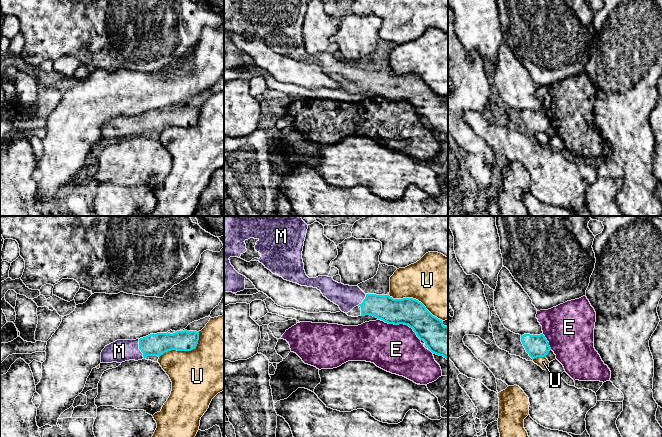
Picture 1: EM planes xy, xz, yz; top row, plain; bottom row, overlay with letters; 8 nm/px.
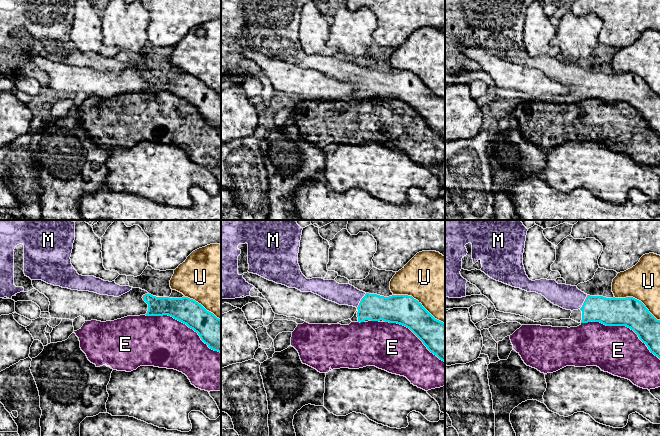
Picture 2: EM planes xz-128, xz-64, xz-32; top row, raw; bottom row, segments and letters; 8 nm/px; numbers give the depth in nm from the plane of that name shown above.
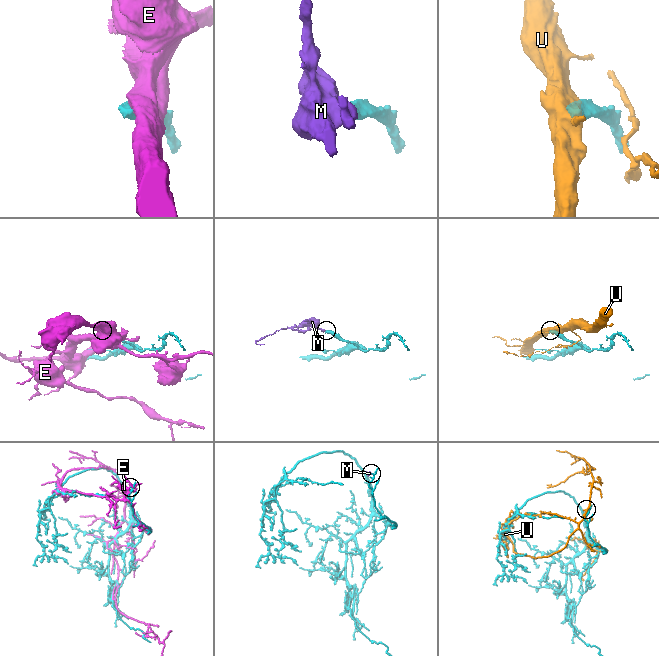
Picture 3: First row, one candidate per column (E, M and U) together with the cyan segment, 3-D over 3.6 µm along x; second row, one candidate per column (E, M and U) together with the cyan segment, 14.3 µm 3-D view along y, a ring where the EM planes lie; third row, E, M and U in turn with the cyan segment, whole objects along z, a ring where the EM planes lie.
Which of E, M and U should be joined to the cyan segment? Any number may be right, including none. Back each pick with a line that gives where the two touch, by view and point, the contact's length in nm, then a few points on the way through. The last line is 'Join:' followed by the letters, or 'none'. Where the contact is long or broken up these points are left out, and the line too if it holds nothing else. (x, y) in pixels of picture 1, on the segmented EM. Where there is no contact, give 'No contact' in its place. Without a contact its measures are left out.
M: Touches cyan at xy (139, 348). Shared border 170 nm. Path across: xy (157, 344), (139, 348), (119, 351)
Join: M

